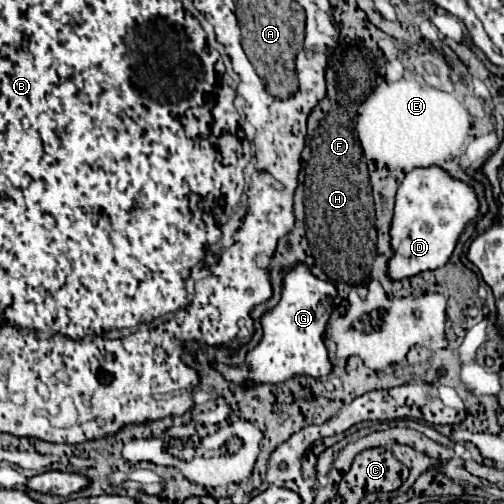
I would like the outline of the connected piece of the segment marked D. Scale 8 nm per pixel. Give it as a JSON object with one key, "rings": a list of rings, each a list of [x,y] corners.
{"rings":[[[436,166],[416,168],[410,174],[406,174],[406,178],[400,184],[398,194],[396,194],[394,218],[390,224],[390,246],[394,248],[394,256],[390,258],[390,264],[388,264],[390,280],[412,278],[420,272],[436,270],[436,268],[444,266],[456,246],[460,232],[472,218],[476,218],[476,212],[478,212],[478,200],[476,200],[474,192],[470,190],[470,186],[460,180],[452,180],[442,168],[436,168]]]}

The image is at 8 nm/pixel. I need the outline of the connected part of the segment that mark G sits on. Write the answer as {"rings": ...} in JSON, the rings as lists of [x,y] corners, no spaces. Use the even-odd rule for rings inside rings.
{"rings":[[[296,264],[284,278],[280,304],[262,316],[264,336],[260,344],[254,350],[250,350],[246,366],[230,368],[224,364],[216,364],[216,368],[222,372],[226,380],[232,380],[238,386],[244,386],[246,378],[250,378],[254,384],[262,382],[276,384],[298,374],[306,374],[312,378],[326,376],[330,372],[330,362],[326,346],[322,342],[322,332],[332,314],[334,296],[336,296],[334,284],[318,280],[306,266]]]}

